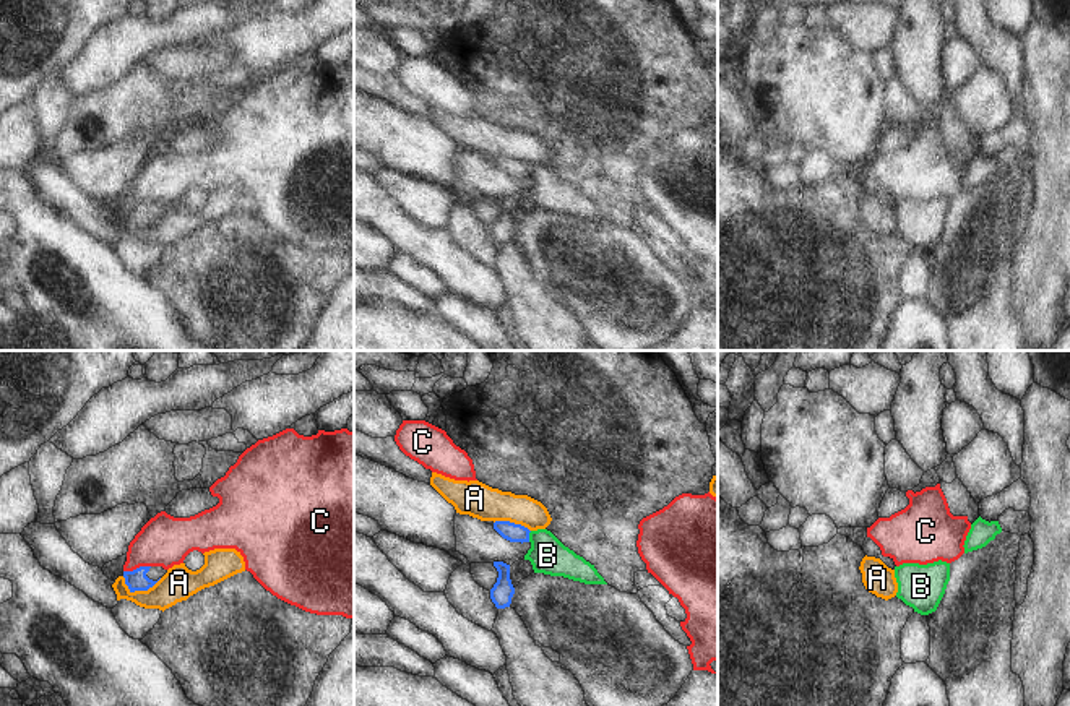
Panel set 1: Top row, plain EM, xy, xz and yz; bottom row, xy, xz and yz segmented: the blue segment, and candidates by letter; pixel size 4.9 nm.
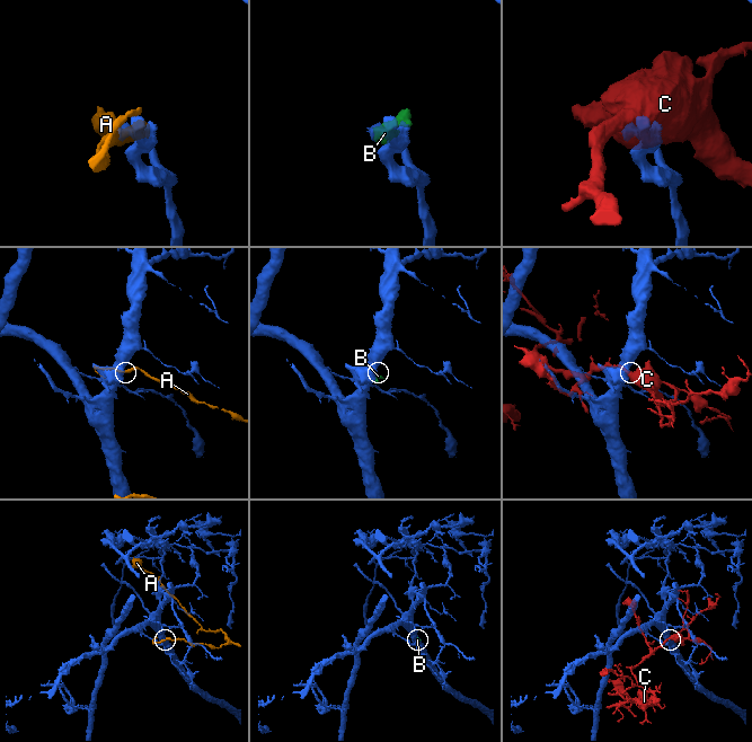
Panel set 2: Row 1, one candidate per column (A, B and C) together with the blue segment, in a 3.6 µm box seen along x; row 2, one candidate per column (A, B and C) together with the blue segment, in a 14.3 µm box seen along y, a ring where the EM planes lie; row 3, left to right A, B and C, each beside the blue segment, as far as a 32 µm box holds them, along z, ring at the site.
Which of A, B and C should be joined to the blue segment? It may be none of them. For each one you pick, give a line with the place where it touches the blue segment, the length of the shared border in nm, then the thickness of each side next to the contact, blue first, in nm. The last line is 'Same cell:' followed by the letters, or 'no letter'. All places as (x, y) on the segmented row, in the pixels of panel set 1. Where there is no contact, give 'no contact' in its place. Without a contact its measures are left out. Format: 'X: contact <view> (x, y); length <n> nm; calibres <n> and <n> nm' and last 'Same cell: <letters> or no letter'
Same cell: no letter

